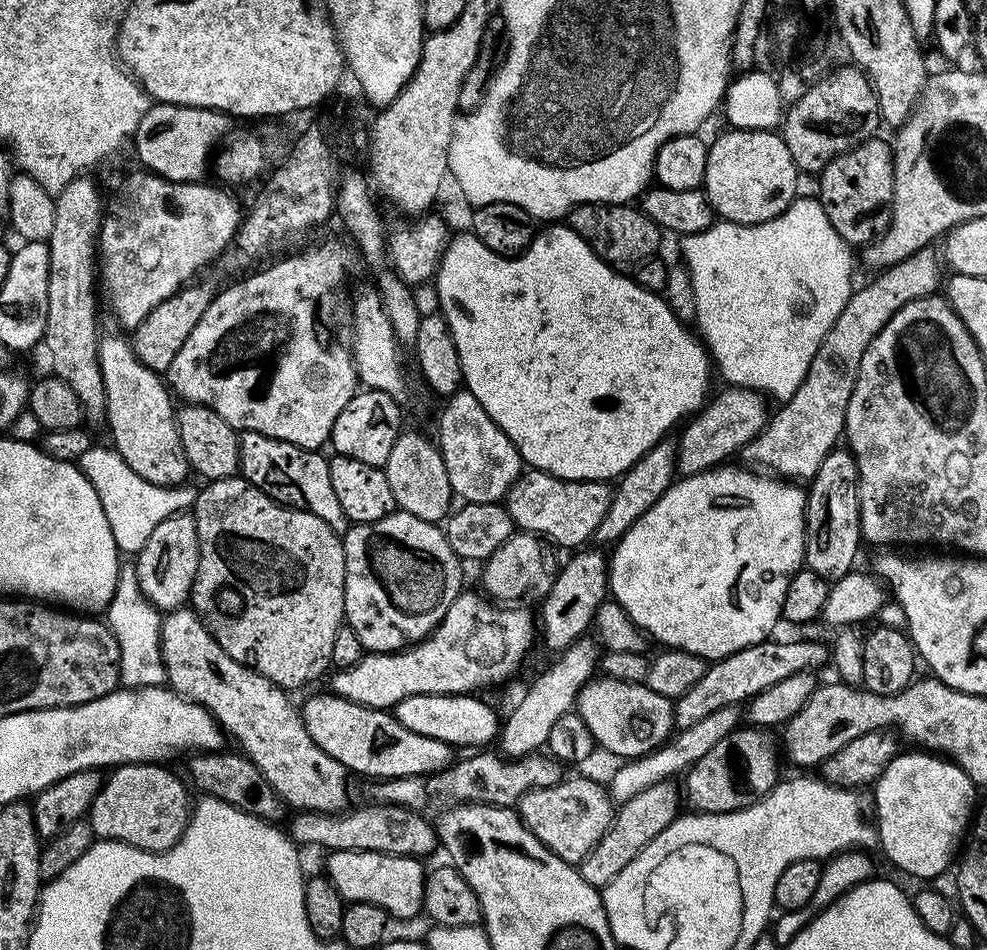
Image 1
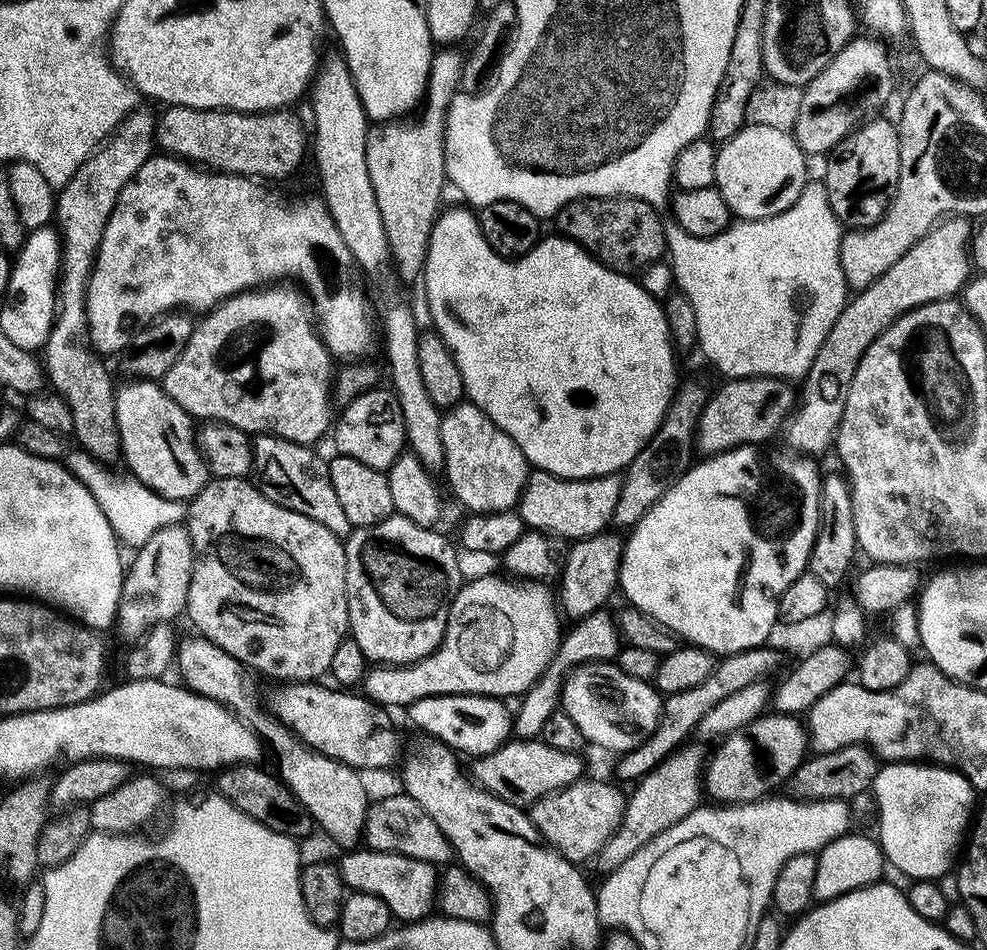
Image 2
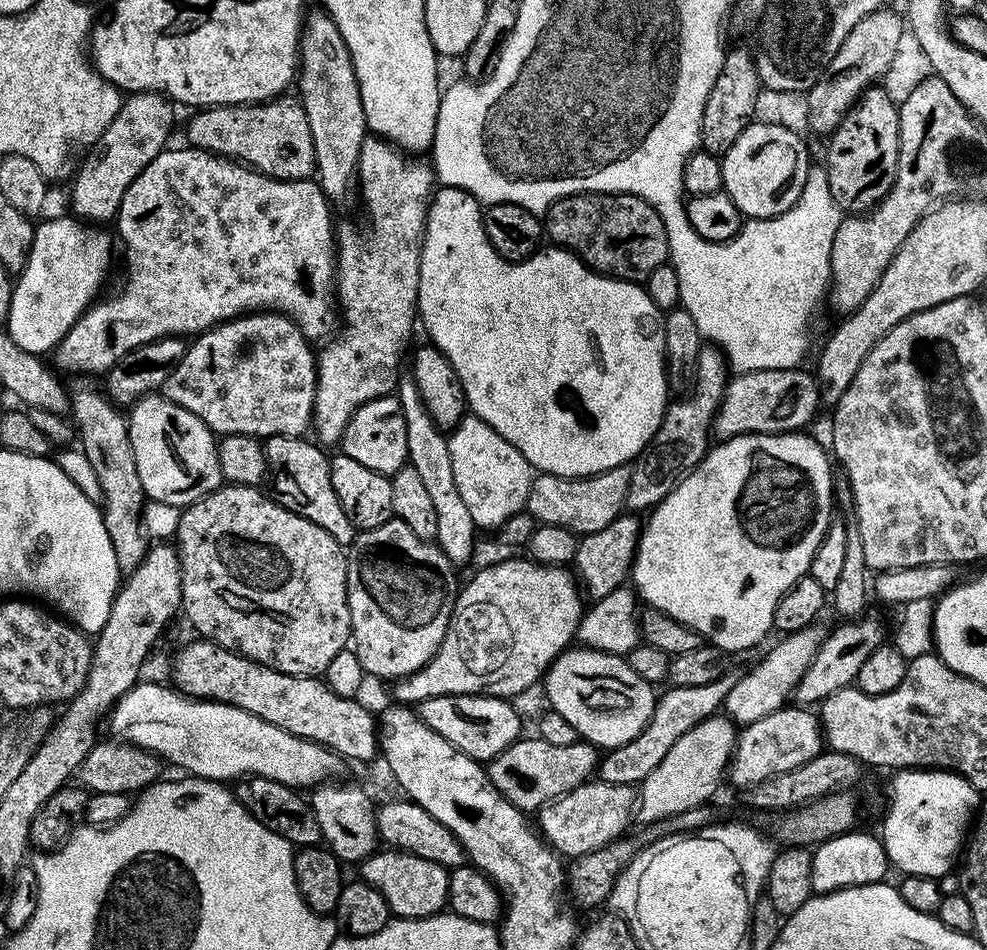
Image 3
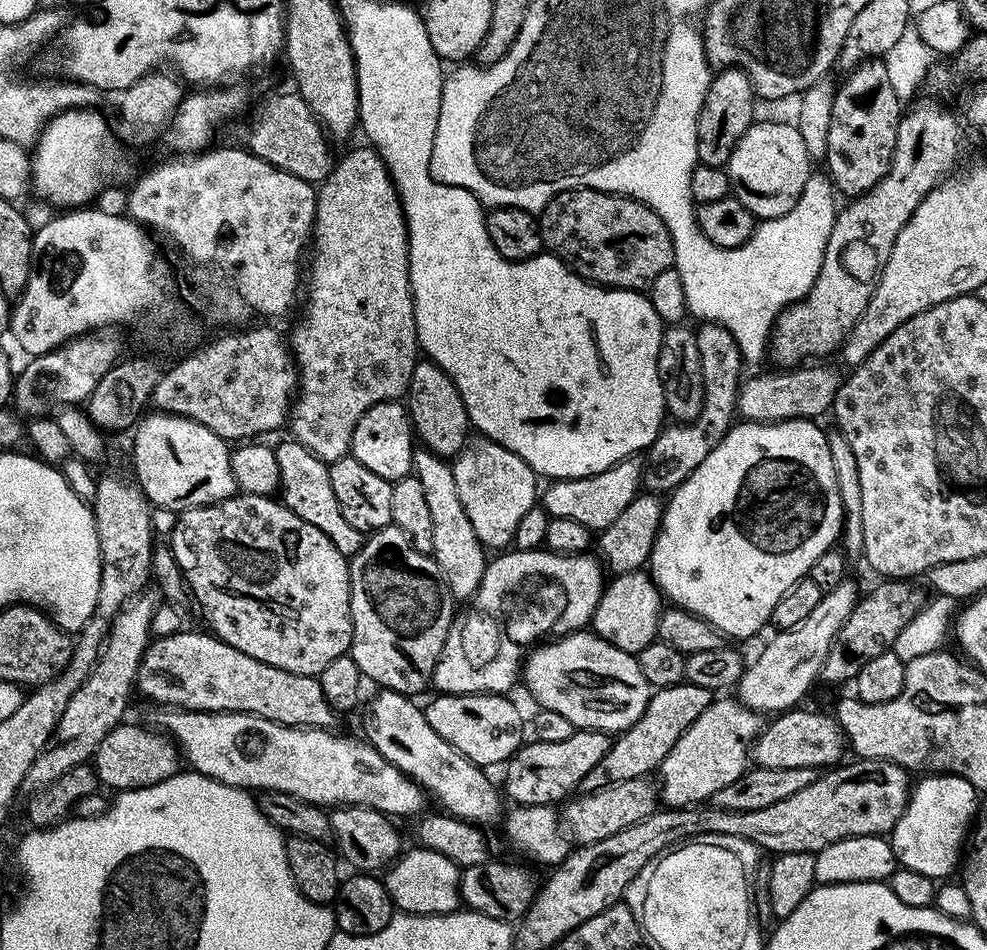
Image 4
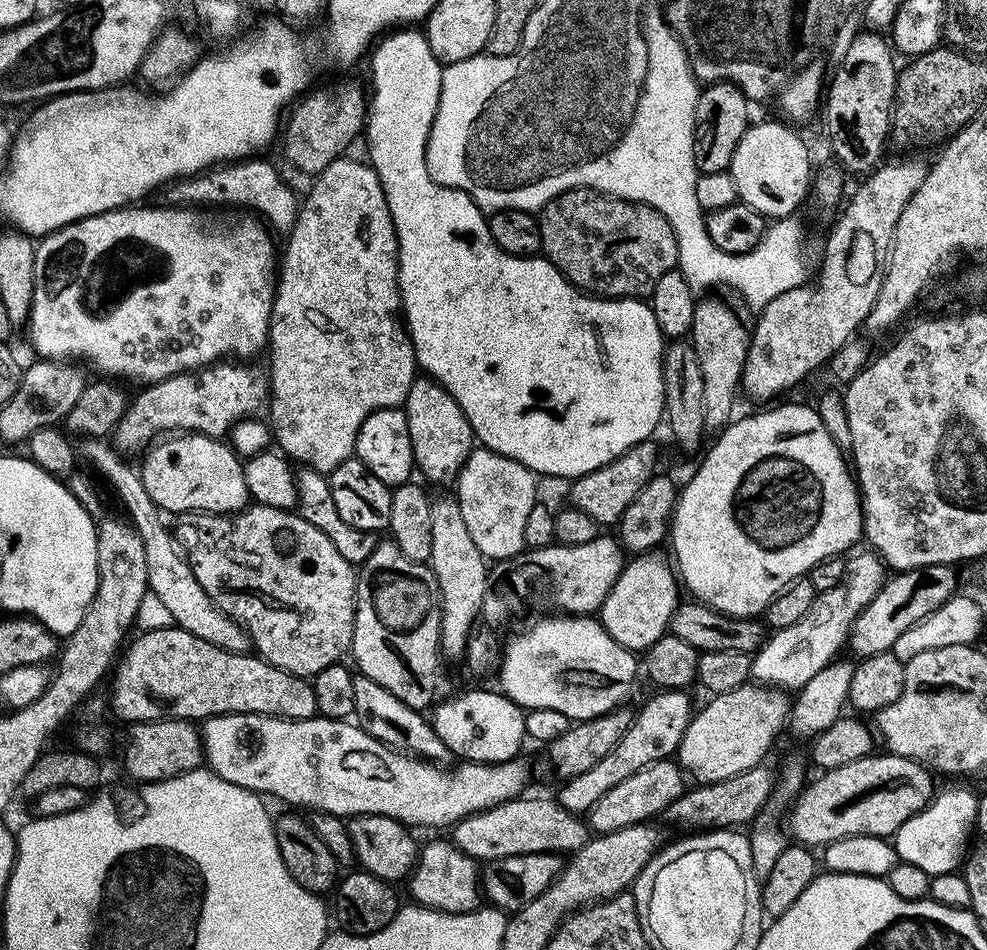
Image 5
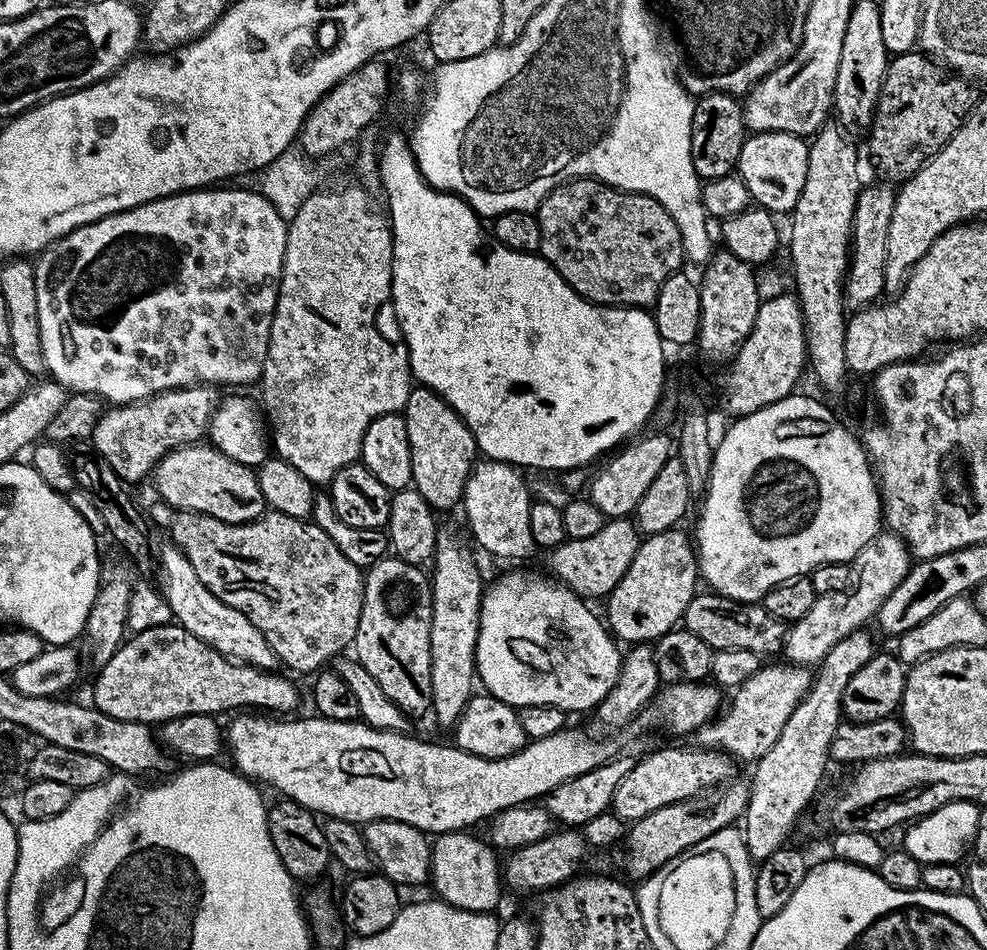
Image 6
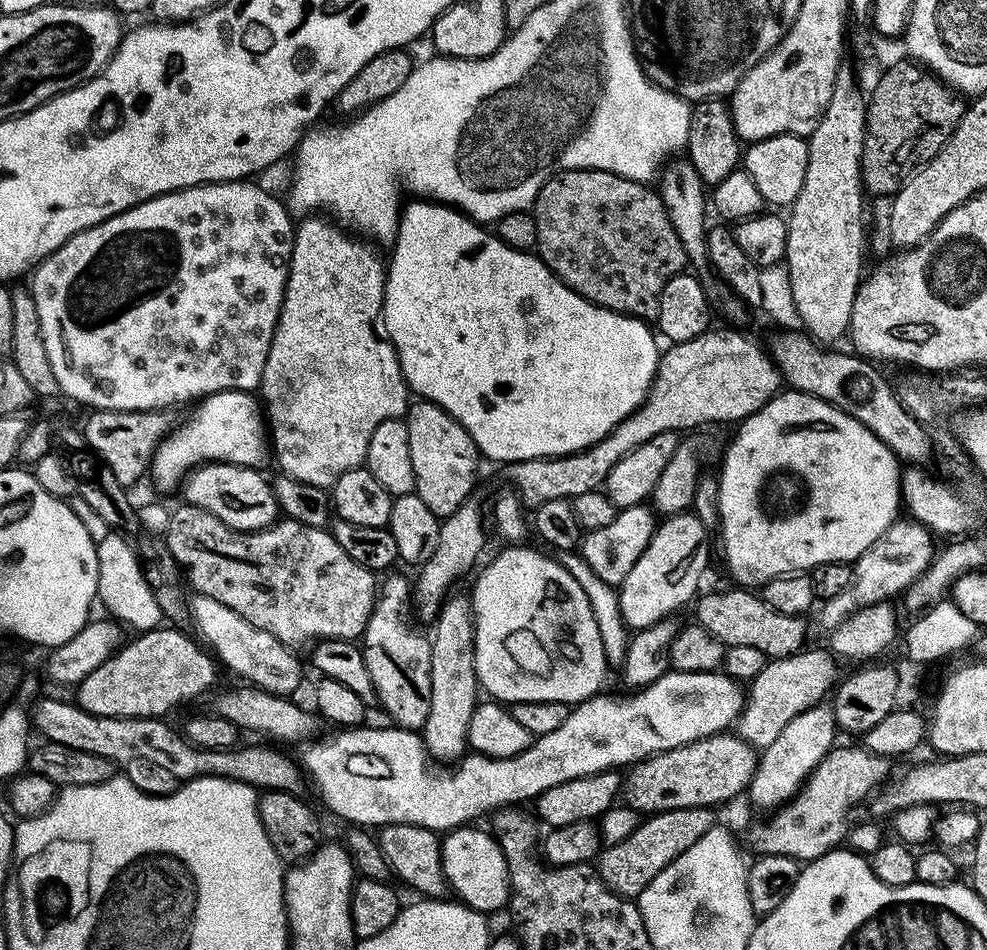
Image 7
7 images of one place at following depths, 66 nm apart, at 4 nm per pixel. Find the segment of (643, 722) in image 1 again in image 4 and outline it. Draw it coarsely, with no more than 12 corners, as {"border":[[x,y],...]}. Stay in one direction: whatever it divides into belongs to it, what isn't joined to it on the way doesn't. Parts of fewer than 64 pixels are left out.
{"border":[[591,630],[533,647],[522,684],[577,730],[619,734],[654,691]]}

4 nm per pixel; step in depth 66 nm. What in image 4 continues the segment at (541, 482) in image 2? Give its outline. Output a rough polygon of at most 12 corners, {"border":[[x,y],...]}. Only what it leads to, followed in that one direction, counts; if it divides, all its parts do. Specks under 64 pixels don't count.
{"border":[[639,459],[598,474],[552,480],[551,518],[599,534],[642,488]]}

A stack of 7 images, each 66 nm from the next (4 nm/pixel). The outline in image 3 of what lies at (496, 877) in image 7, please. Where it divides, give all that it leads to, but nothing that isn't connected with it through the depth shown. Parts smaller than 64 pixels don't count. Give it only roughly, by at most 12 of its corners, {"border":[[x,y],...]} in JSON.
{"border":[[377,850],[359,879],[393,917],[445,911],[449,869],[399,850]]}

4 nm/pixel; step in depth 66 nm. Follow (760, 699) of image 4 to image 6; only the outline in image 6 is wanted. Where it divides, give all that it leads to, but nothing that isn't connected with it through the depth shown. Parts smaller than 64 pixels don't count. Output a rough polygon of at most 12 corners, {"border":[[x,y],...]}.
{"border":[[877,534],[844,592],[817,596],[787,629],[787,663],[819,665],[906,578],[908,545]]}

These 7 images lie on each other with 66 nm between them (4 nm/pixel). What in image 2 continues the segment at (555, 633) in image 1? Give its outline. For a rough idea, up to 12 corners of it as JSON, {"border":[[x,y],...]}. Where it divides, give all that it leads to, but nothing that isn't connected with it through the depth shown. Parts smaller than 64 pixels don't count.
{"border":[[605,530],[569,547],[558,607],[601,611],[620,583],[624,540]]}

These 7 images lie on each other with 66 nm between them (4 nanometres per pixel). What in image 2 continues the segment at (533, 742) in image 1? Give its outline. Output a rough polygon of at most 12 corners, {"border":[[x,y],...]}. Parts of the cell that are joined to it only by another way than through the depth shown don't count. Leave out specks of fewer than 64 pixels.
{"border":[[613,613],[563,633],[550,666],[519,697],[512,730],[539,737],[561,707],[564,679],[582,664],[615,661]]}

